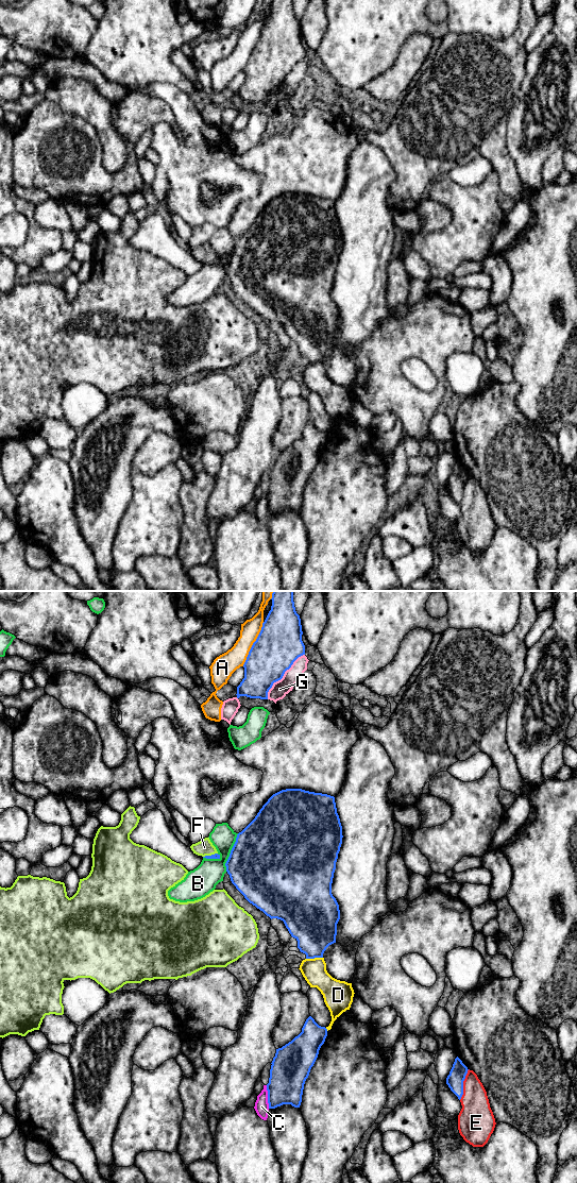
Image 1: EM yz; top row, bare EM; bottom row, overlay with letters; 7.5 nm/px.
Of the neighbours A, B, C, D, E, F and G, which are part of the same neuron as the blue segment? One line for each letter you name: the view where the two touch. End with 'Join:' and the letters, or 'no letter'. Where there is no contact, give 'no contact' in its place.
F: meets blue in yz
Join: F

